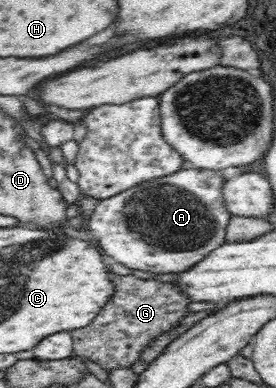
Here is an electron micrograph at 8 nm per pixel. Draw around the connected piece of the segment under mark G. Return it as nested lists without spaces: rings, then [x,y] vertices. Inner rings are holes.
[[[114,275],[112,280],[116,291],[106,307],[102,308],[90,325],[70,332],[74,354],[83,360],[99,364],[108,372],[116,368],[131,369],[152,342],[161,335],[176,330],[186,316],[195,313],[188,309],[195,300],[174,283],[141,280],[135,278],[135,275]]]

